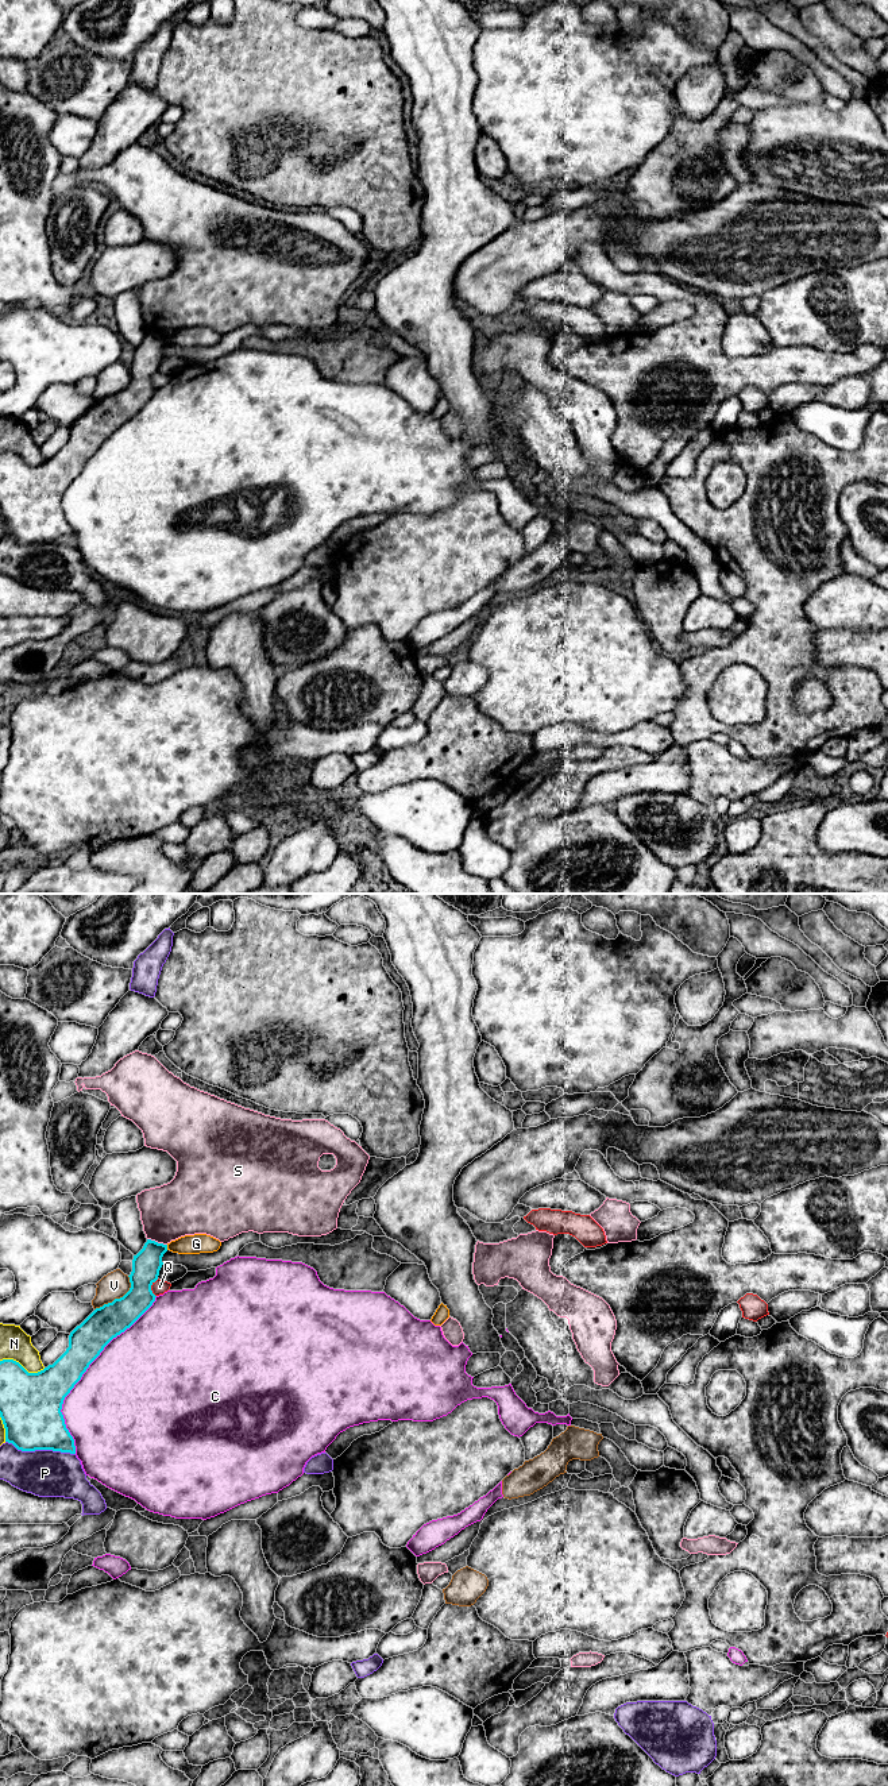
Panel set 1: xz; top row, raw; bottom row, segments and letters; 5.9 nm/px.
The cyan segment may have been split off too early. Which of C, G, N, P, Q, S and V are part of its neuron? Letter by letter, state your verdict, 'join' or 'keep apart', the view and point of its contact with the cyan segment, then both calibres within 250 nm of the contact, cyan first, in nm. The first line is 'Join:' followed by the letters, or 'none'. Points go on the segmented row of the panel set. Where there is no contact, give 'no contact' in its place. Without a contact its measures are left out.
Join: none
C: keep apart | xz (84, 1372) | 240/500 nm
G: keep apart | xz (166, 1248) | 170/120 nm
N: keep apart | xz (22, 1366) | 360/180 nm
P: keep apart | xz (41, 1449) | 360/280 nm
Q: keep apart | xz (150, 1288) | 190/90 nm
S: keep apart | xz (157, 1242) | 170/320 nm
V: keep apart | xz (118, 1299) | 200/160 nm

